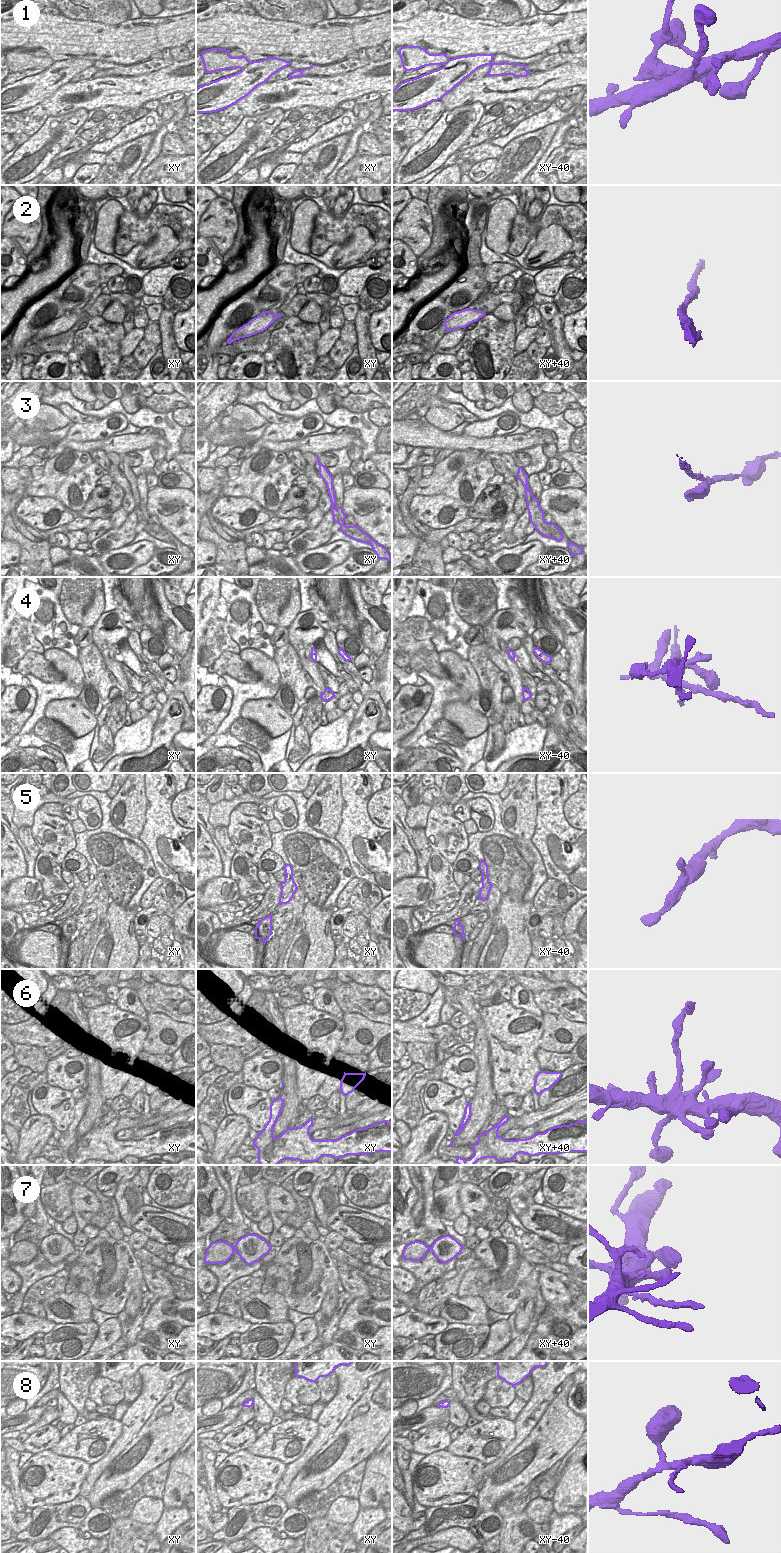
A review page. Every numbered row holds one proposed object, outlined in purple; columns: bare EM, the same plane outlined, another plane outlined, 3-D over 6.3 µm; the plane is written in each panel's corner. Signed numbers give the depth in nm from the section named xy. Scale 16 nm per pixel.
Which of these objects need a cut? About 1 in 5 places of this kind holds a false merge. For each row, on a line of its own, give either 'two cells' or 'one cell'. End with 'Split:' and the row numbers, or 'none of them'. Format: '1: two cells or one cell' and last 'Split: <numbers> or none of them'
1: one cell
2: one cell
3: one cell
4: one cell
5: one cell
6: one cell
7: one cell
8: one cell
Split: none of them

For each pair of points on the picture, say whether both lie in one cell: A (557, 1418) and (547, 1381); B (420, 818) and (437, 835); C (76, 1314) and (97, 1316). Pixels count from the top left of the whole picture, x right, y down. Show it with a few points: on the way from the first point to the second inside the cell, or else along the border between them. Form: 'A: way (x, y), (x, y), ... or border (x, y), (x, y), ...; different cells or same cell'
A: border (555, 1393), (555, 1396), (539, 1420); different cells
B: border (423, 802), (430, 806), (427, 823), (423, 828); different cells
C: border (93, 1309), (91, 1320); different cells

